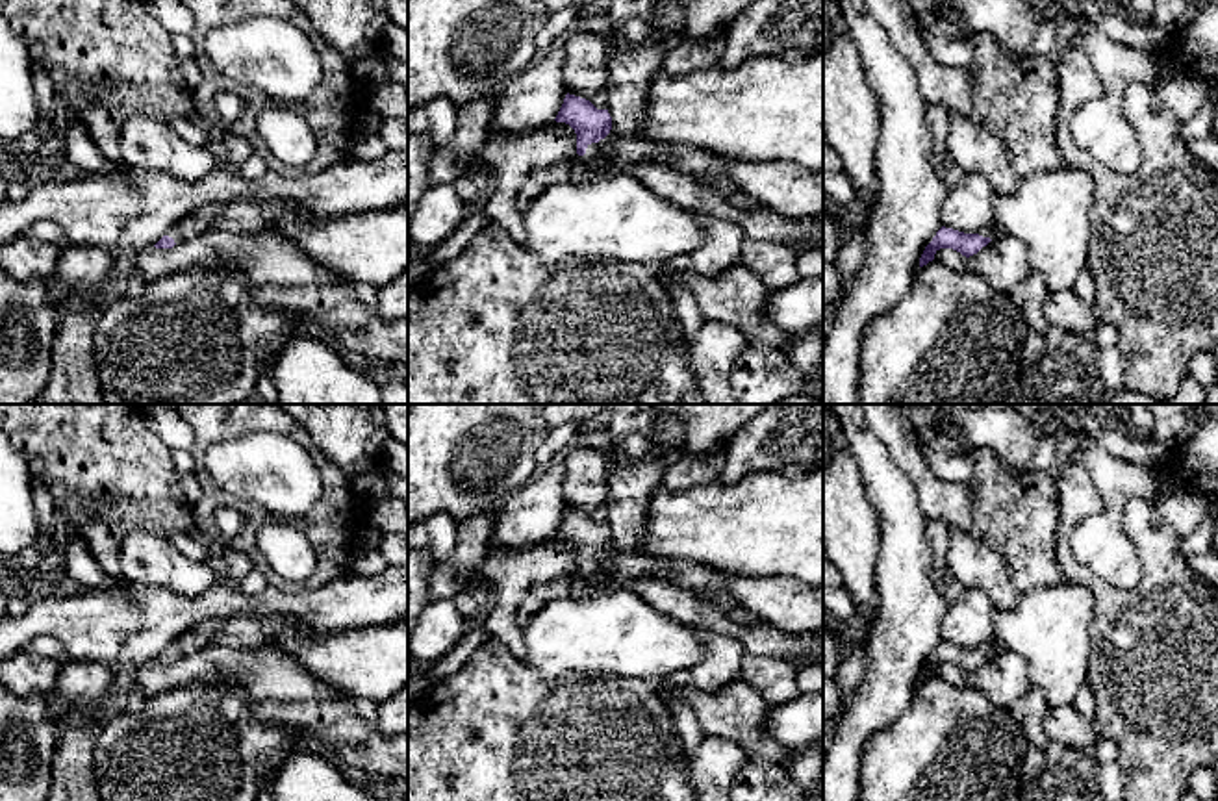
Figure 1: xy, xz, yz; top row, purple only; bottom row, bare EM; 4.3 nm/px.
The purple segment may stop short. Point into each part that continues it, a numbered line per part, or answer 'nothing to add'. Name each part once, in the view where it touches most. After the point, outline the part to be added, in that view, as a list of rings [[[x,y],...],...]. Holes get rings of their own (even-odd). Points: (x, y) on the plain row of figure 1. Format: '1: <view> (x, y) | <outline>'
1: xz (594, 570) | [[[591,558],[588,560],[586,569],[580,573],[590,580],[599,580],[604,577],[604,566],[597,558]]]

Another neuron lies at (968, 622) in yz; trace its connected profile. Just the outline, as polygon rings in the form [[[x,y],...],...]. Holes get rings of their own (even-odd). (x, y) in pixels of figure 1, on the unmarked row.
[[[981,590],[964,593],[945,608],[942,617],[942,642],[964,649],[981,649],[996,640],[996,604]]]

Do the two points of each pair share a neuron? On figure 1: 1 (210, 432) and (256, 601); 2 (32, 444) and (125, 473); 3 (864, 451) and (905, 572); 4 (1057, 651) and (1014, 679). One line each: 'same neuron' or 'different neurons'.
1: different neurons
2: same neuron
3: same neuron
4: different neurons

